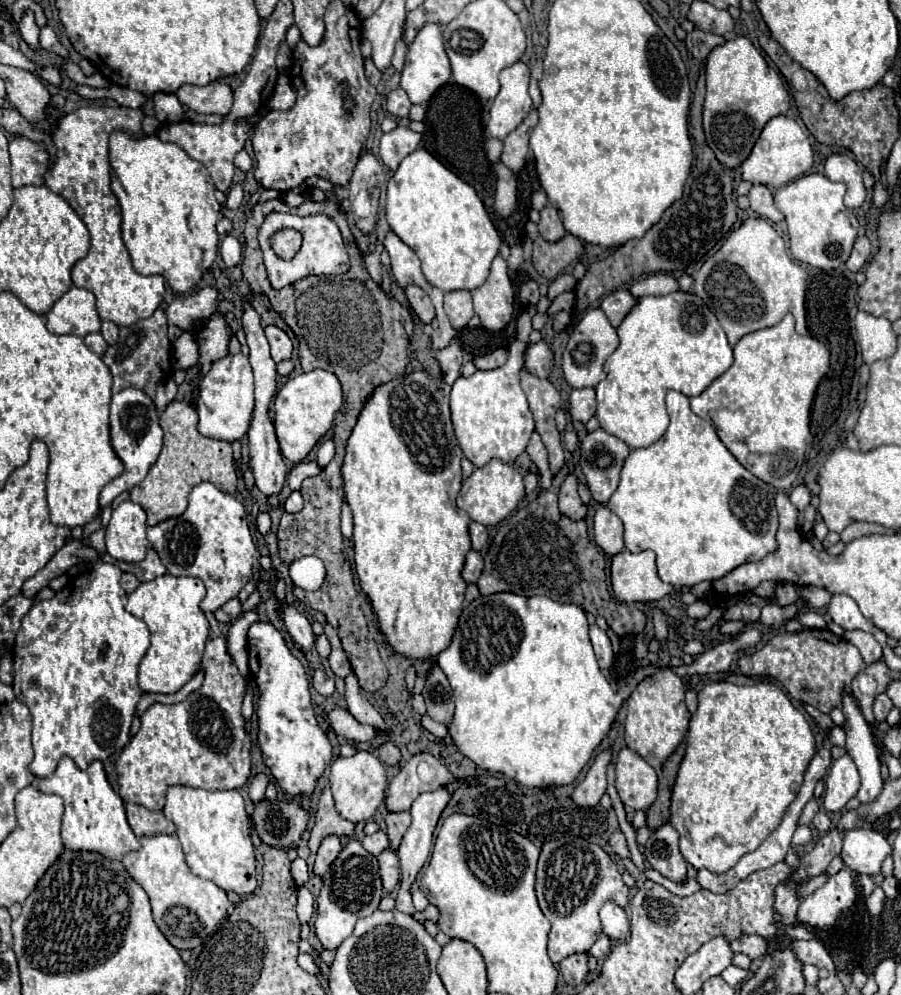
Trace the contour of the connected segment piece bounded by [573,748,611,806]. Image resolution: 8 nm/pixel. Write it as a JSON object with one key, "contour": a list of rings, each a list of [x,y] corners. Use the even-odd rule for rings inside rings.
{"contour":[[[611,748],[599,752],[595,756],[591,768],[587,770],[587,776],[573,790],[573,800],[575,800],[577,806],[593,806],[593,804],[599,804],[601,796],[605,794],[605,786],[607,786],[605,774],[607,774],[609,762],[611,762]]]}

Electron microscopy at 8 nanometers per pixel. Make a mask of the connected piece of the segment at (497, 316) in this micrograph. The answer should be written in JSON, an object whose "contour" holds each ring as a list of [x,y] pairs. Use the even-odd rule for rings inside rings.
{"contour":[[[501,256],[493,260],[489,278],[471,294],[473,294],[475,312],[479,314],[481,324],[493,332],[503,330],[513,314],[515,292],[507,276],[507,262]]]}

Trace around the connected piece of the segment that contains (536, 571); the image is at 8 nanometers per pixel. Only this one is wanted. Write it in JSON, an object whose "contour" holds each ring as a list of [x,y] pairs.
{"contour":[[[563,466],[555,476],[553,476],[553,484],[549,490],[541,490],[541,494],[537,496],[537,500],[527,504],[527,510],[519,510],[517,514],[509,516],[507,520],[501,522],[491,548],[485,556],[485,570],[477,582],[481,594],[493,594],[493,592],[515,592],[515,594],[523,594],[523,596],[533,596],[533,594],[543,594],[549,596],[557,602],[573,602],[579,604],[583,610],[591,612],[591,614],[601,614],[605,612],[605,618],[611,626],[611,630],[619,636],[625,634],[637,634],[637,630],[643,630],[645,626],[645,616],[643,622],[637,622],[637,608],[619,608],[617,602],[611,598],[609,590],[607,590],[607,580],[605,580],[605,556],[603,552],[595,546],[595,542],[591,542],[589,532],[587,532],[587,524],[581,522],[573,522],[571,518],[563,516],[557,508],[557,494],[559,494],[559,486],[563,484],[565,476],[569,474],[569,468]]]}

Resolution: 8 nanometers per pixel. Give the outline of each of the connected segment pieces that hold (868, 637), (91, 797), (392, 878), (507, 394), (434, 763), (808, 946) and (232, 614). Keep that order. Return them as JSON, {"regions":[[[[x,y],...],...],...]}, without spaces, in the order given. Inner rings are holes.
{"regions":[[[[849,630],[849,632],[845,632],[843,638],[861,652],[865,664],[873,664],[881,658],[881,646],[873,634],[863,632],[863,630]]],[[[61,758],[53,776],[37,782],[39,790],[45,794],[57,794],[65,800],[65,816],[63,816],[63,844],[67,850],[87,850],[107,856],[109,860],[121,860],[127,852],[139,850],[139,840],[133,834],[127,816],[125,802],[119,794],[109,786],[103,764],[91,762],[83,772],[79,770],[71,758]]],[[[387,848],[377,856],[377,860],[379,860],[379,874],[383,880],[383,890],[389,894],[399,886],[399,880],[401,880],[399,858],[397,858],[395,850]]],[[[521,344],[509,346],[509,360],[495,370],[477,370],[473,376],[459,376],[449,394],[451,422],[455,428],[457,444],[465,458],[477,468],[485,466],[491,458],[499,458],[505,464],[513,464],[515,458],[527,448],[527,442],[535,430],[533,414],[519,384],[519,372],[523,366]]],[[[427,752],[415,754],[391,780],[385,806],[389,812],[409,810],[419,794],[445,788],[451,782],[453,774],[435,756]]],[[[801,940],[799,944],[795,944],[795,952],[797,952],[797,956],[803,964],[813,964],[817,968],[827,968],[829,972],[835,970],[835,964],[833,964],[829,952],[817,940]]],[[[233,598],[231,602],[227,602],[223,608],[219,608],[215,612],[215,618],[229,622],[229,620],[235,620],[239,614],[241,614],[241,602],[239,602],[239,598]]]]}

